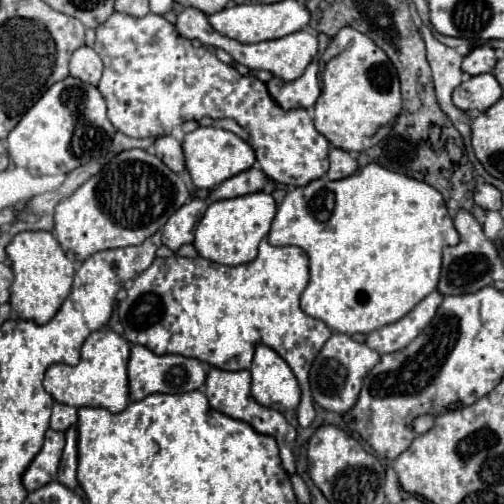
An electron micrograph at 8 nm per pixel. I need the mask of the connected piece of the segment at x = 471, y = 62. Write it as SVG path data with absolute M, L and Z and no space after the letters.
M482 45L482 47L476 47L472 49L464 61L462 61L462 71L464 73L470 73L470 75L480 75L480 73L488 73L488 71L494 71L494 65L496 65L496 53L490 45Z

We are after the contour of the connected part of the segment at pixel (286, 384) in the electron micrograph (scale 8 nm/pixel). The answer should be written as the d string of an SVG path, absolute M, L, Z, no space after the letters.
M260 345L250 367L252 397L274 411L286 413L298 407L300 387L288 363L270 347Z

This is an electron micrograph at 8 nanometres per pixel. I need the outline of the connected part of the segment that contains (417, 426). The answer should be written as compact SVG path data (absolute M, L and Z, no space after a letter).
M422 415L422 417L414 419L414 431L416 431L416 435L428 433L434 427L434 421L436 421L434 415Z

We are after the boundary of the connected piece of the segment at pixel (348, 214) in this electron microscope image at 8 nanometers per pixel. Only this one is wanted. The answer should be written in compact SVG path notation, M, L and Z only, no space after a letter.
M370 163L346 179L330 181L322 177L306 187L292 189L276 211L268 243L296 245L306 251L310 259L310 283L300 299L302 311L324 321L332 331L354 335L372 333L400 321L430 295L440 279L442 249L458 243L458 231L442 195L434 187Z

